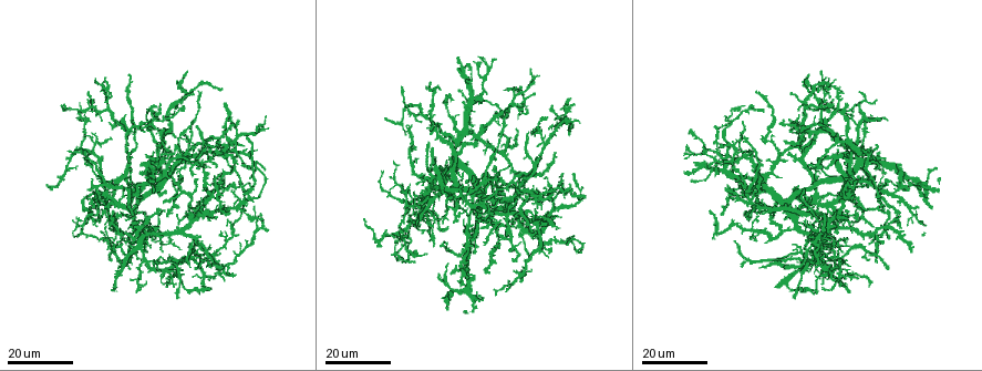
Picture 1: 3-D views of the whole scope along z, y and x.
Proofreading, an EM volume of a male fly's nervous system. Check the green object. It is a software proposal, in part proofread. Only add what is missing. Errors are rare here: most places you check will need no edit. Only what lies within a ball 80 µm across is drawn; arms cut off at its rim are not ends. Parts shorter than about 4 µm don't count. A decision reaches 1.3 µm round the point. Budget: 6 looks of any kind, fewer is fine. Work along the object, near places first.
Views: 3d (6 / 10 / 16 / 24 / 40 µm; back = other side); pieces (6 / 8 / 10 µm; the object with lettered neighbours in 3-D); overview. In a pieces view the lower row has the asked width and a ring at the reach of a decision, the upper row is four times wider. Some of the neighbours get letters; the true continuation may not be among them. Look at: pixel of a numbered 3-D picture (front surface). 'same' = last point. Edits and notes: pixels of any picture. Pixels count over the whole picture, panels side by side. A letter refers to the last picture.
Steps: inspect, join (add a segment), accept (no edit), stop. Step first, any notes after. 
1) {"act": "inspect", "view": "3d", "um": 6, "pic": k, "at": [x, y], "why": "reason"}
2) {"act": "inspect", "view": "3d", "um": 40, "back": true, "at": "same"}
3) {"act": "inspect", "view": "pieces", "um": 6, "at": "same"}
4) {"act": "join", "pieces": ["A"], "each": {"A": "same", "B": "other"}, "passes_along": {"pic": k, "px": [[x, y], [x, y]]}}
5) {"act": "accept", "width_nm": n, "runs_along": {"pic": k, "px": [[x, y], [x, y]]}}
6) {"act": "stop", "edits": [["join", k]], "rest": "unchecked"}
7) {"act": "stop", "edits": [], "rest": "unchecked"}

{"act": "inspect", "view": "3d", "um": 16, "pic": 1, "at": [128, 75], "why": "end of a long branch"}

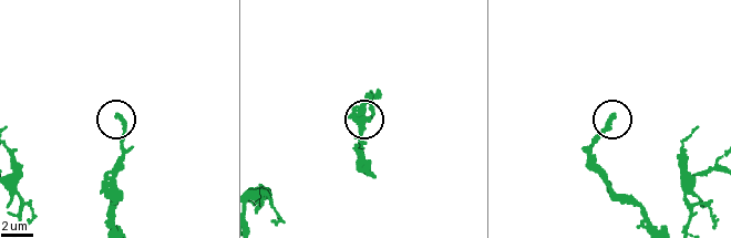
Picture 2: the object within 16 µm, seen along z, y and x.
{"act": "inspect", "view": "pieces", "um": 6, "pic": 2, "at": [119, 116]}

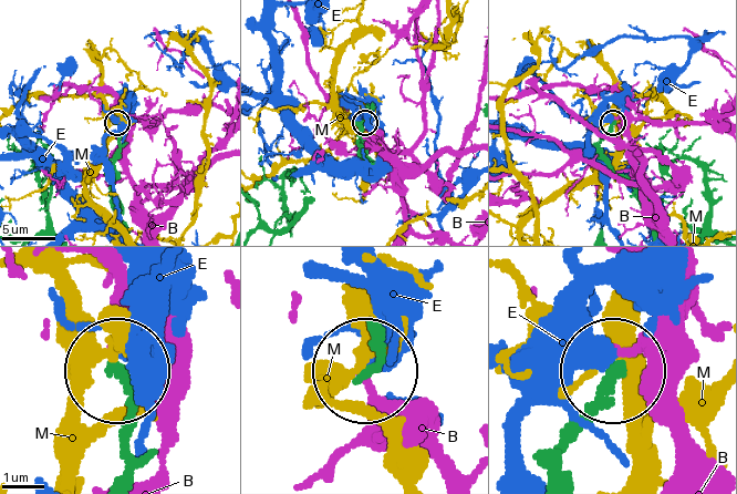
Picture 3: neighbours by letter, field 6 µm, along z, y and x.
{"act": "accept", "each": {"B": "other", "E": "other", "M": "other"}, "runs_along": {"pic": 3, "px": [[569, 474], [566, 432], [612, 372]]}, "found": "none of them fits"}

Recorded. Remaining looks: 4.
{"act": "inspect", "view": "3d", "um": 24, "pic": 1, "at": [220, 87], "why": "branch stops here"}

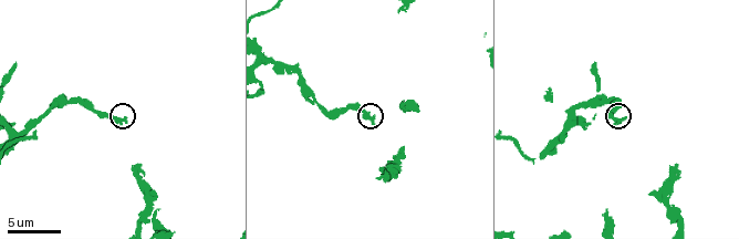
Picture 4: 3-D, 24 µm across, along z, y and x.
{"act": "inspect", "view": "pieces", "um": 10, "pic": 4, "at": [372, 121]}

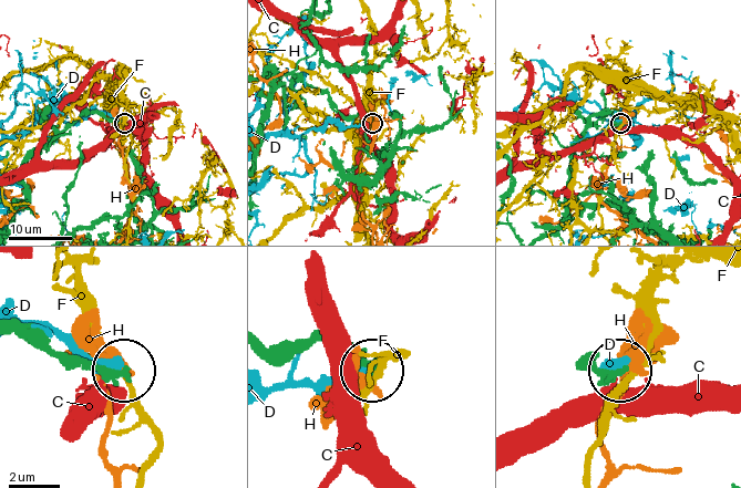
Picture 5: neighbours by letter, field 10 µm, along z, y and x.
{"act": "accept", "width_nm": 230, "each": {"C": "other", "D": "other", "F": "other", "H": "other"}, "runs_along": {"pic": 5, "px": [[23, 335], [42, 338], [68, 356], [123, 370]]}, "found": "no lettered segment goes on from it"}

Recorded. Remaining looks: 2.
{"act": "stop", "edits": [], "rest": "unchecked"}

